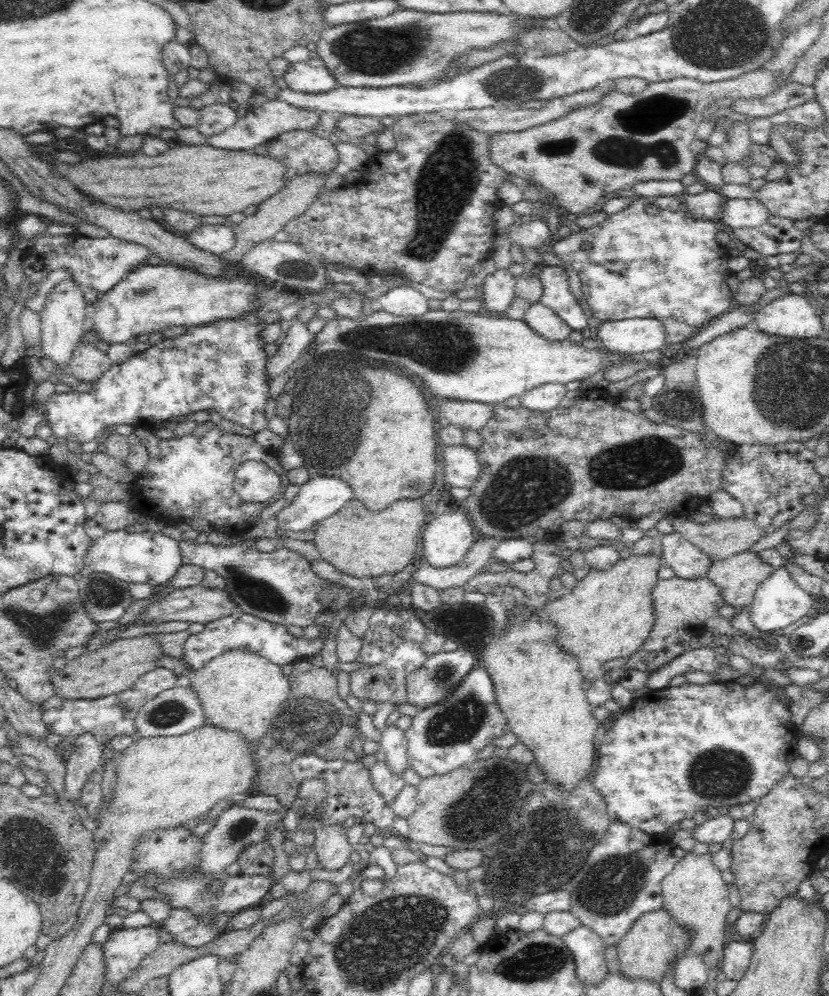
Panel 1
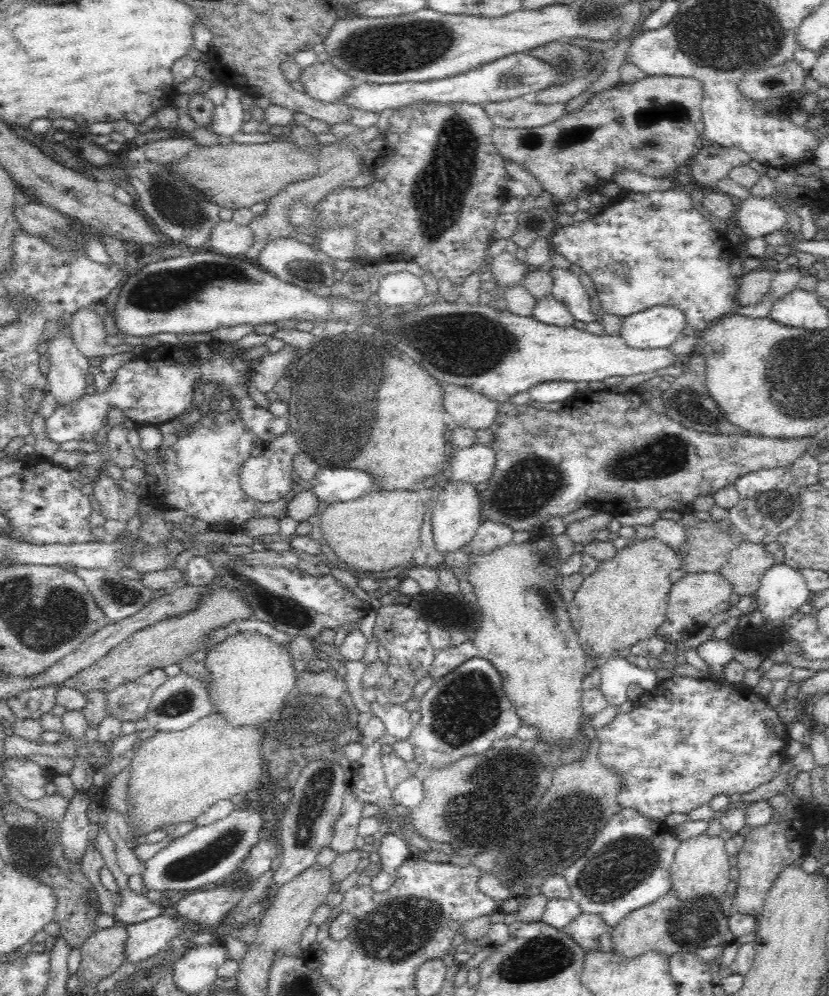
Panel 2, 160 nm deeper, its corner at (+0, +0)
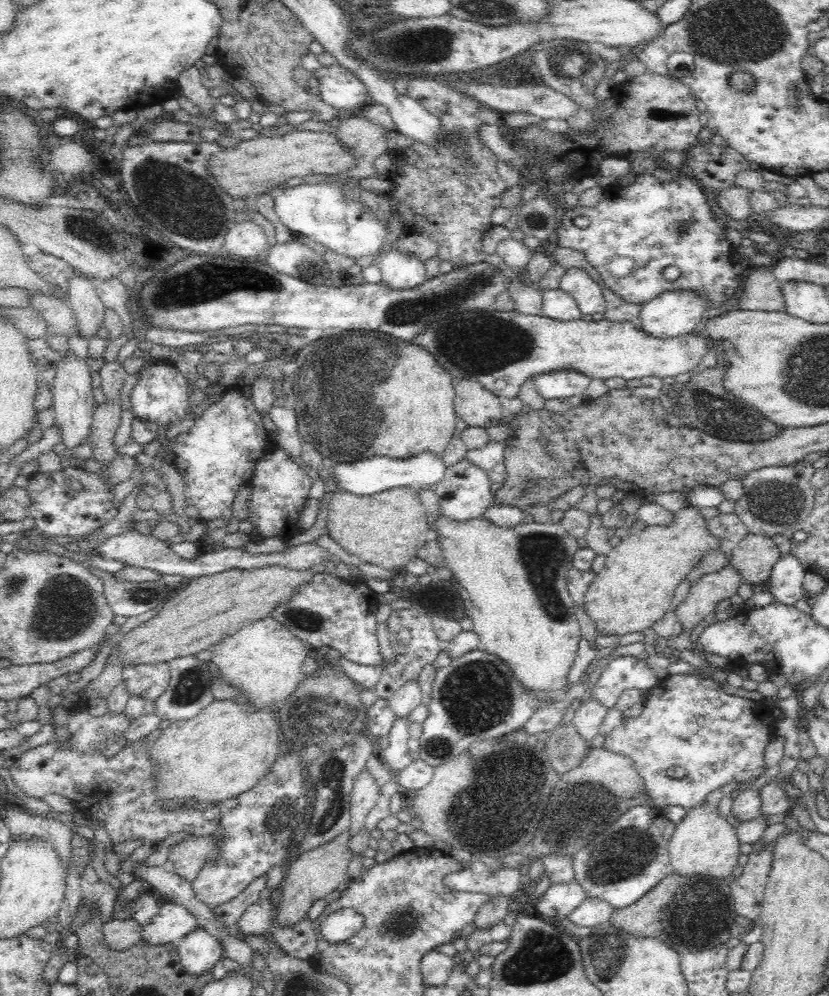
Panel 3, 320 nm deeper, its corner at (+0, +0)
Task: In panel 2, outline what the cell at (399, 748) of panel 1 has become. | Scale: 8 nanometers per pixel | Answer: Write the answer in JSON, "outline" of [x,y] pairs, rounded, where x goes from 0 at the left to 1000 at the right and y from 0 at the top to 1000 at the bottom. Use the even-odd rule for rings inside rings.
{"outline":[[[454,702],[445,705],[446,715],[464,727],[466,737],[476,739],[479,743],[490,743],[496,736],[496,715],[487,710],[487,706],[458,707]]]}

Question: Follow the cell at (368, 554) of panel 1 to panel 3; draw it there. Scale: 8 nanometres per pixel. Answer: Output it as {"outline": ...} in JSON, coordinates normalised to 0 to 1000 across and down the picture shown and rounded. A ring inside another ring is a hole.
{"outline":[[[478,489],[432,498],[414,490],[400,494],[396,516],[397,538],[431,564],[452,566],[474,575],[485,573],[521,539],[516,518],[503,489]]]}

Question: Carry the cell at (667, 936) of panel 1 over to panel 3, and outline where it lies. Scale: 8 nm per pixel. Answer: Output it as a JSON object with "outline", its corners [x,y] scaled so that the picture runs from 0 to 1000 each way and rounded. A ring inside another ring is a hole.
{"outline":[[[812,876],[794,884],[791,890],[786,890],[762,908],[741,913],[735,926],[762,940],[788,940],[820,959],[826,959],[829,955],[852,954],[876,947],[882,941],[881,929],[891,919],[885,910],[883,891],[873,882],[846,878],[823,880]]]}

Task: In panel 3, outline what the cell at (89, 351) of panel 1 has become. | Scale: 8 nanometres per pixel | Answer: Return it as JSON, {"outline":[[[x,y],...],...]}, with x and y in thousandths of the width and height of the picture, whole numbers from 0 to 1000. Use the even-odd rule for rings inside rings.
{"outline":[[[89,270],[87,279],[82,279],[81,305],[92,316],[93,335],[107,339],[116,335],[121,326],[124,325],[127,312],[123,300],[118,297],[112,283]]]}

